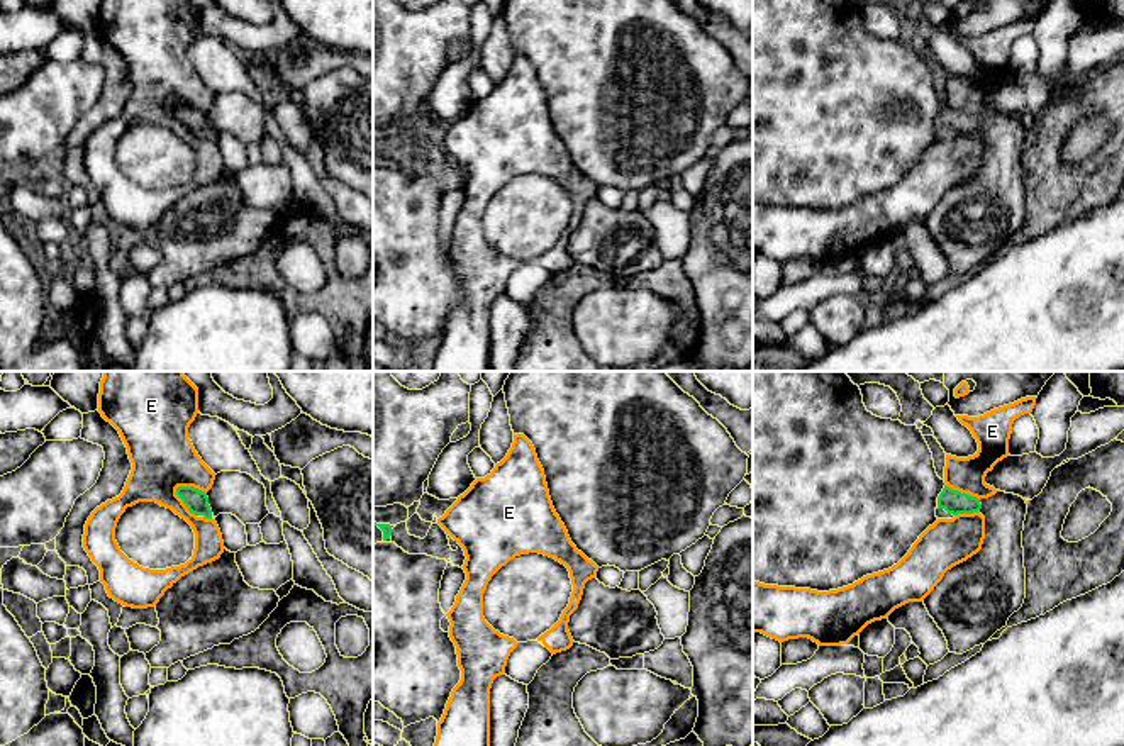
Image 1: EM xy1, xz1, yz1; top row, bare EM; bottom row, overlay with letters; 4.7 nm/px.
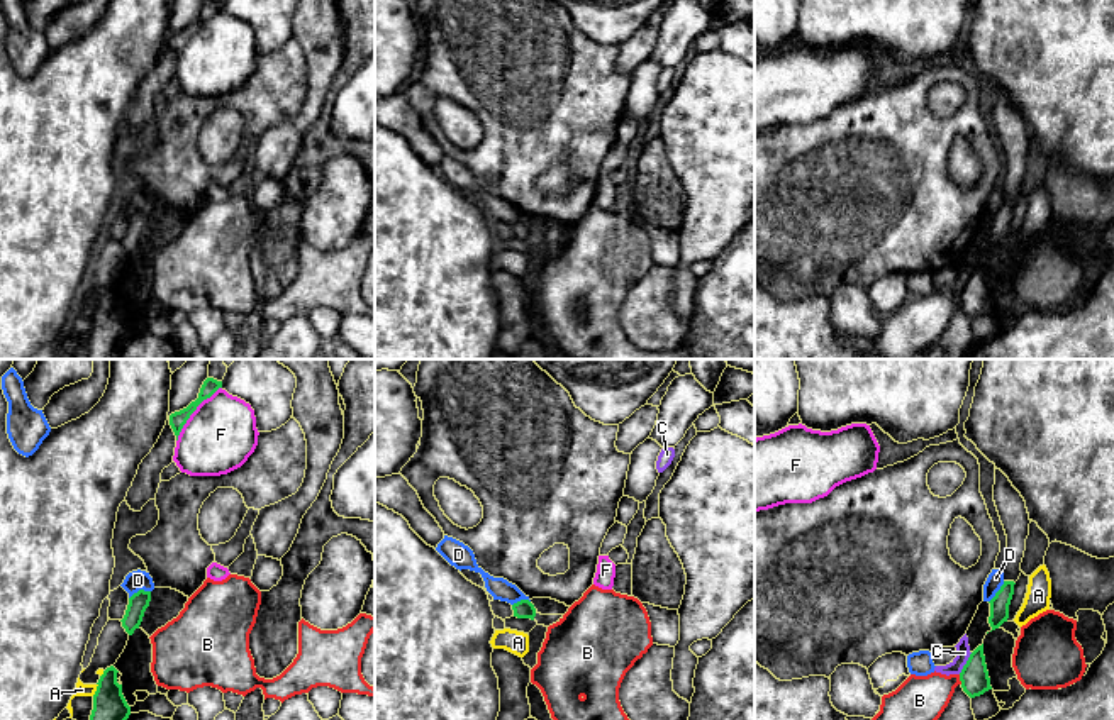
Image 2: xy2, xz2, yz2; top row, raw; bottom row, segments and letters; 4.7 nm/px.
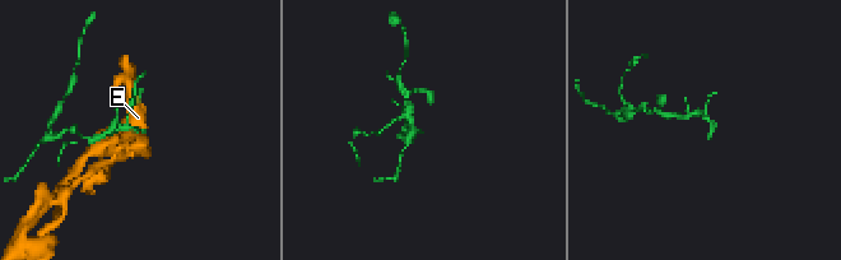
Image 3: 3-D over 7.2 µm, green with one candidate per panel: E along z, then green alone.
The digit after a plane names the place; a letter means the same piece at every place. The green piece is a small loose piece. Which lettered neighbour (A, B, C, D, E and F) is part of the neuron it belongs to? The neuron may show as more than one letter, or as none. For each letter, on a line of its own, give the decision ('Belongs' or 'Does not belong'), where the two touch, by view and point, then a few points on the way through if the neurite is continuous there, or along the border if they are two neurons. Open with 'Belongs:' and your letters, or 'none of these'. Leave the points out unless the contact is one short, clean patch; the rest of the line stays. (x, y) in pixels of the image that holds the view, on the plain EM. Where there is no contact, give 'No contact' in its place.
Belongs: none of these
A: Does not belong. Touches green at xy2 (97, 310). Boundary: xy2 (97, 304), (97, 310), (92, 315)
B: Does not belong. Touches green at yz2 (960, 300)
C: Does not belong. Touches green at yz2 (967, 283). Boundary: yz2 (972, 273), (958, 293)
D: Does not belong. Touches green at xy2 (139, 210). Boundary: xy2 (150, 210), (139, 210), (129, 219)
E: Does not belong. Touches green at xy1 (182, 119)
F: Does not belong. Touches green at xy2 (194, 31)

